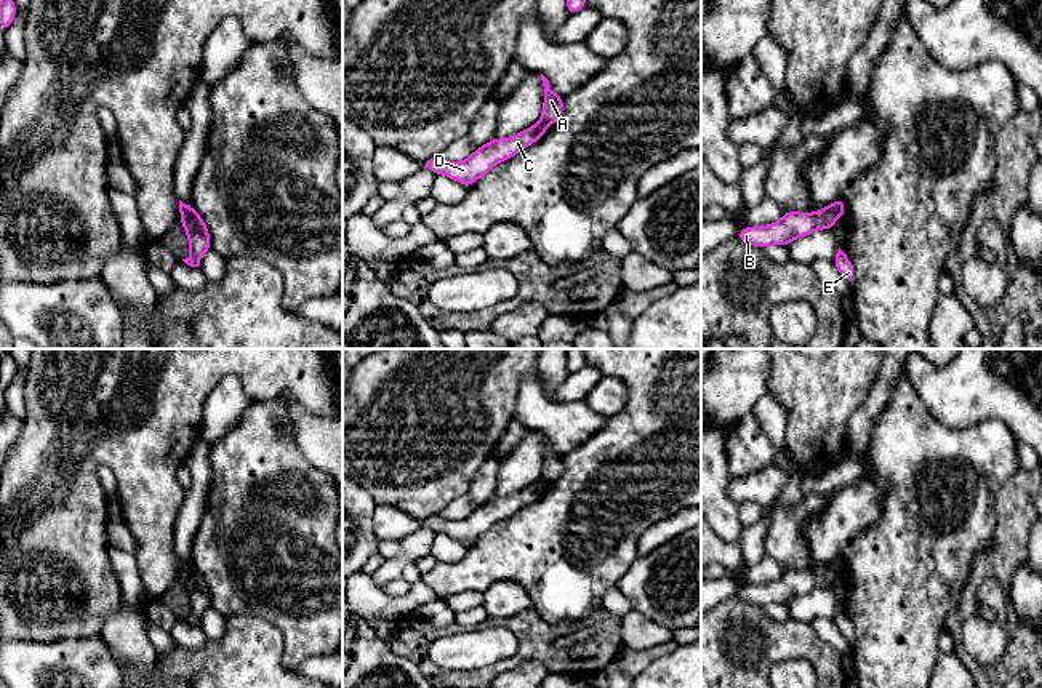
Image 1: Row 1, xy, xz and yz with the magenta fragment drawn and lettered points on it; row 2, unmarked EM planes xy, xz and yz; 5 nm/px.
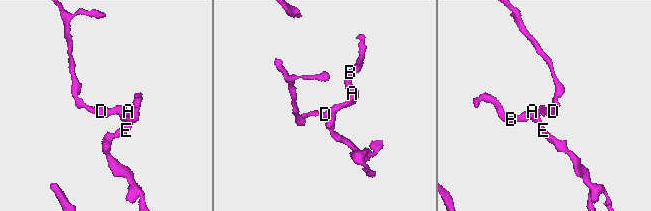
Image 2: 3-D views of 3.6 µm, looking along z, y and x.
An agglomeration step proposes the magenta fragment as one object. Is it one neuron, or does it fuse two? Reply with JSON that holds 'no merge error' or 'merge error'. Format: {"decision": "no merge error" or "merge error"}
{"decision": "merge error"}

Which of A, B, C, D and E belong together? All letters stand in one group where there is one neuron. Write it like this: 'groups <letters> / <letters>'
groups A B E / C D

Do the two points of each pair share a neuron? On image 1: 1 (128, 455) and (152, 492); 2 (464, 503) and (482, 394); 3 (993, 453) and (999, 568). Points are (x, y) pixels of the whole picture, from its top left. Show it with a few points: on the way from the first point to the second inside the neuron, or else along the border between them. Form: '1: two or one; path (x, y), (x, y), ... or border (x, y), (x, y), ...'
1: two; border (176, 476), (125, 476), (117, 480)
2: two; border (464, 493), (452, 498), (439, 512)
3: two; border (1018, 468), (996, 498), (993, 535)

